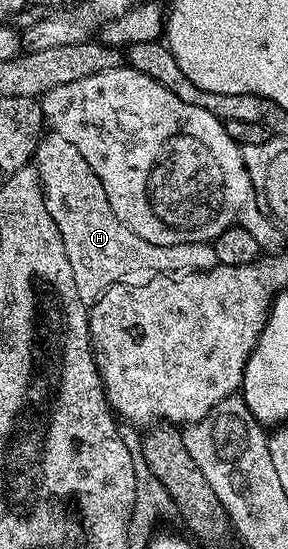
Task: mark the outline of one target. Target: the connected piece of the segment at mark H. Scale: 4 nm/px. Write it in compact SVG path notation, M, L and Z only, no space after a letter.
M35 156L33 161L39 169L39 178L43 185L43 197L47 203L57 230L65 242L65 254L69 254L69 266L73 266L73 282L82 285L85 280L85 296L94 302L108 292L115 284L135 278L138 272L143 274L186 274L204 272L219 265L214 243L210 244L174 244L157 246L137 238L113 214L105 186L93 174L85 158L79 160L43 160Z

